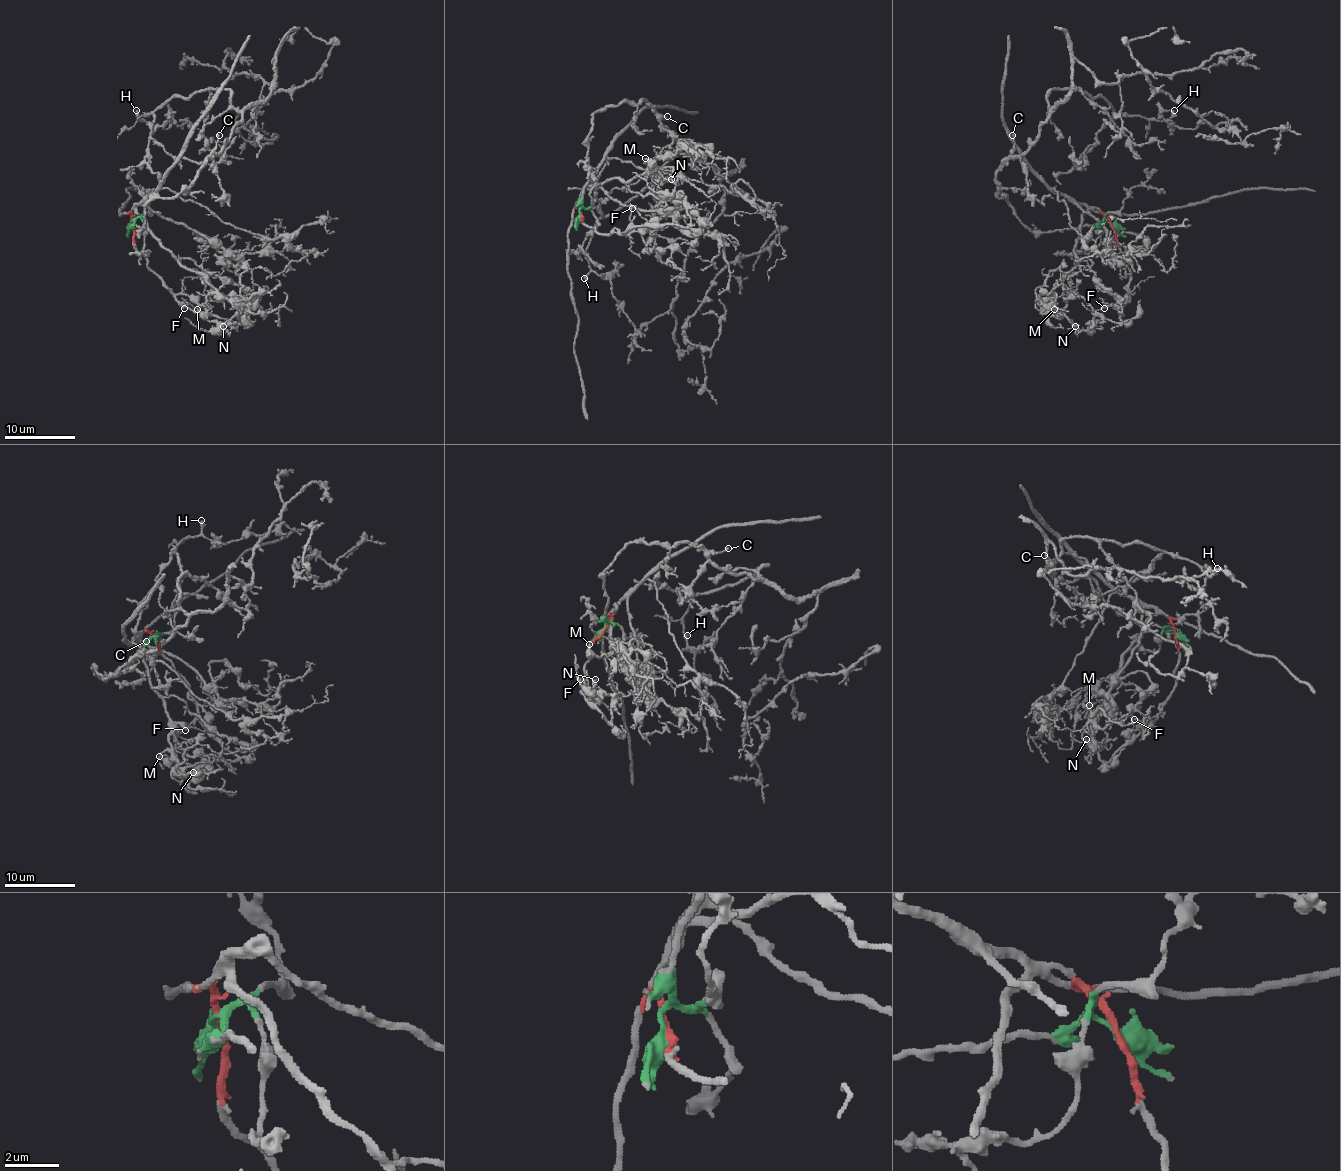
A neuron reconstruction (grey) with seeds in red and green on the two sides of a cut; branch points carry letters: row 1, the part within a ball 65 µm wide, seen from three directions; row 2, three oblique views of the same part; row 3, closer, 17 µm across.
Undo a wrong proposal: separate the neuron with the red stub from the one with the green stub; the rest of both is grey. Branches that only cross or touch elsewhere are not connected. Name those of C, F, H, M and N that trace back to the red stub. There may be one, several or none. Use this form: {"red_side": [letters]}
{"red_side": ["F", "M", "N"]}

